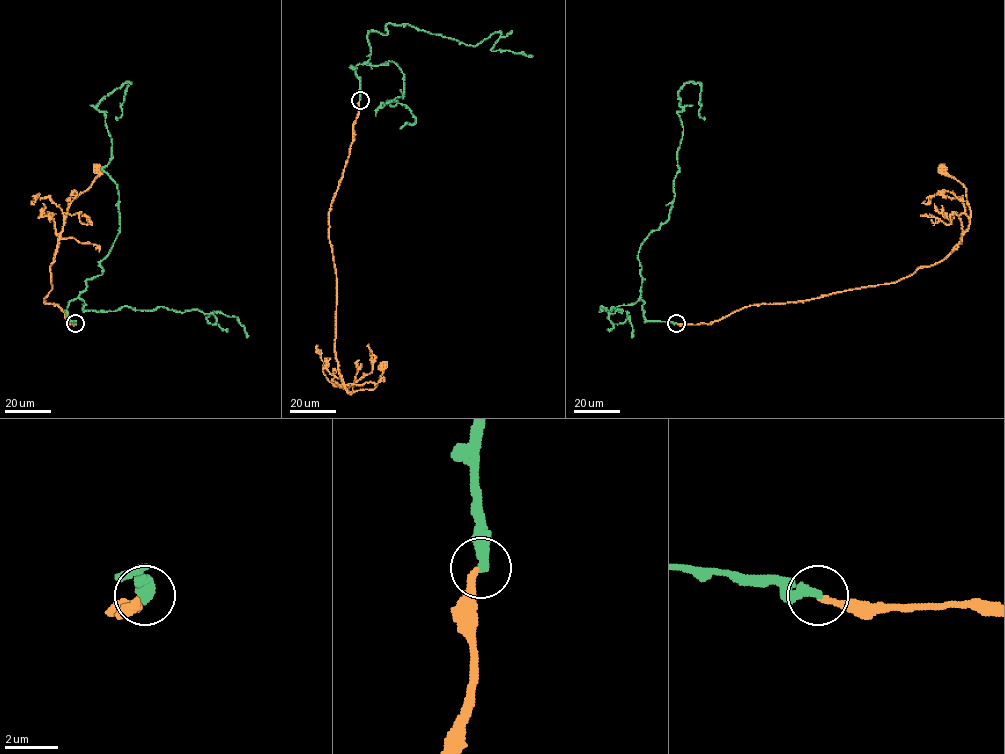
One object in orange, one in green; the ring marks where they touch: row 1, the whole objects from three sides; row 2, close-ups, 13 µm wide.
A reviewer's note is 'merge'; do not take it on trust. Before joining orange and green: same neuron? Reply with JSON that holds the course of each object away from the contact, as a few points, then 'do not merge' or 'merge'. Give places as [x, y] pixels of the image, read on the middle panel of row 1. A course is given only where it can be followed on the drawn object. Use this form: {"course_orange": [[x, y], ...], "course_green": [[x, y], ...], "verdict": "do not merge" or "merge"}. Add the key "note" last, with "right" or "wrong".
{"course_orange": [[359, 100], [349, 156], [329, 213], [336, 279], [334, 349], [340, 379], [350, 394], [372, 390], [382, 367]], "course_green": [[360, 100], [351, 66], [395, 63], [403, 74], [403, 98], [380, 106], [404, 104], [415, 118], [402, 128]], "verdict": "do not merge", "note": "wrong"}

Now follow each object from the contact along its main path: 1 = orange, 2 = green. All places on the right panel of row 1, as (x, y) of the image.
1: (676, 324), (711, 323), (750, 305), (895, 283), (943, 260), (959, 243), (970, 215), (966, 188), (943, 168)
2: (676, 323), (643, 316), (638, 254), (674, 198), (678, 92), (686, 82), (701, 83), (704, 120)

